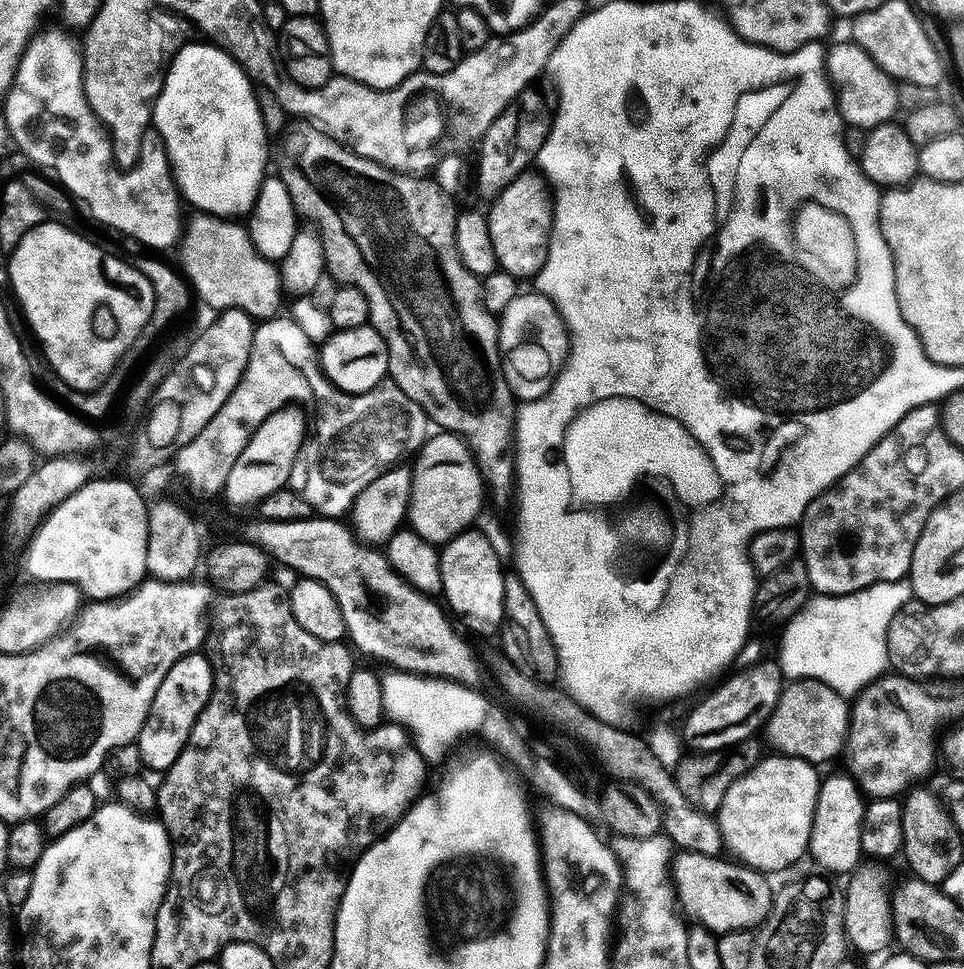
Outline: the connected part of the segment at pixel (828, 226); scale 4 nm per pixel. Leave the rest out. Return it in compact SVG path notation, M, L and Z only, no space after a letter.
M817 201L803 203L793 217L794 256L799 267L808 275L814 276L823 289L840 292L856 277L855 242L849 223L827 205Z

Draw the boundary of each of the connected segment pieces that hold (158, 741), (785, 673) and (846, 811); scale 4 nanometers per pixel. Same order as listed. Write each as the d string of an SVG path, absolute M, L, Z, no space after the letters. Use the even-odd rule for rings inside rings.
M203 651L191 652L170 666L166 678L162 678L162 686L158 686L158 694L154 694L154 702L150 702L146 722L138 737L140 762L145 769L153 768L157 774L163 774L178 754L182 754L190 738L190 730L194 730L194 722L198 722L198 714L202 714L210 698L213 679L212 662Z
M909 579L875 583L850 595L815 597L787 623L788 629L780 642L780 654L776 656L781 675L788 680L816 679L830 686L839 696L851 699L874 679L879 679L889 669L888 634L893 616L913 599Z
M825 775L821 779L814 822L810 830L808 852L825 868L825 873L851 873L862 860L862 818L866 797L851 775L843 775Z

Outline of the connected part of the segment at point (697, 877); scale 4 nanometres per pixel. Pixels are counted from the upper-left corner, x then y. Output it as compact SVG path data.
M677 851L671 858L670 880L674 885L674 896L684 907L684 912L688 916L693 916L696 922L707 928L713 934L729 932L738 928L755 929L763 924L768 912L772 909L774 899L774 888L768 885L769 877L763 872L756 871L755 868L747 867L731 859L707 856L706 854L694 854L693 852Z

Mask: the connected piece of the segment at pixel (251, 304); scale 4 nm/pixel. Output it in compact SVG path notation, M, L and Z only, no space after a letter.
M196 214L189 219L178 246L184 263L183 275L191 291L215 310L237 308L253 318L275 317L281 310L286 289L280 282L280 269L252 244L247 227L232 218Z

